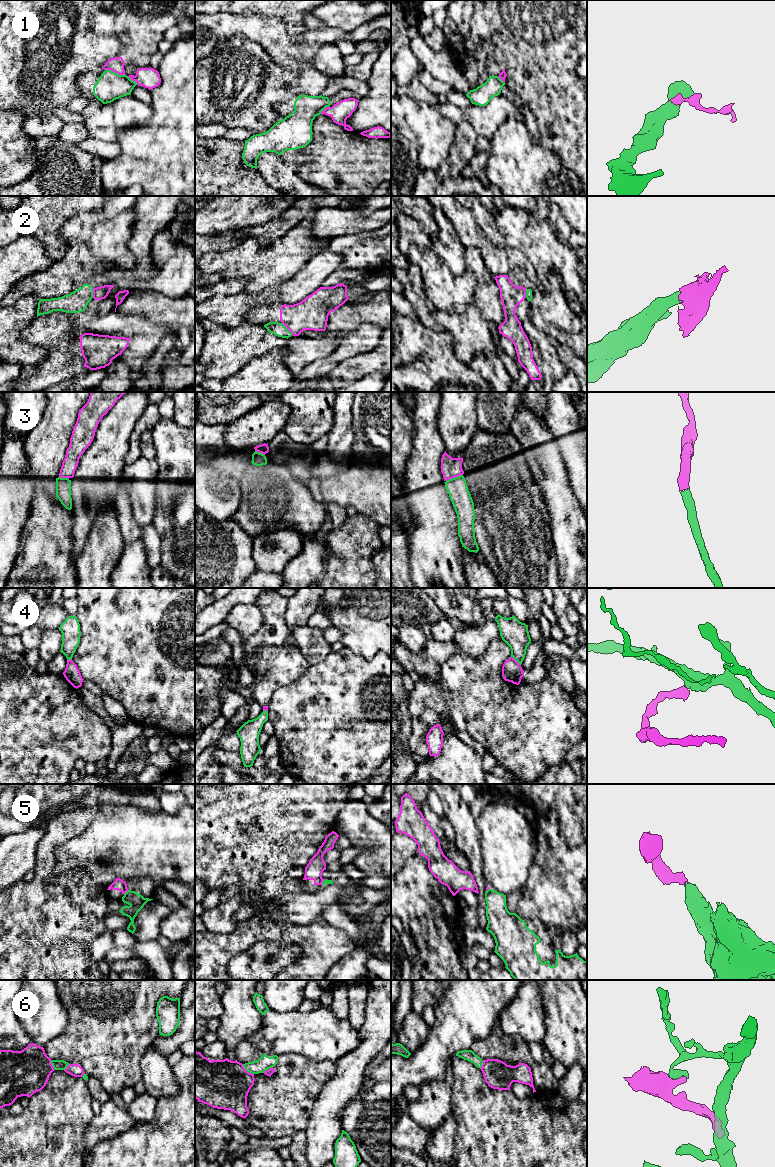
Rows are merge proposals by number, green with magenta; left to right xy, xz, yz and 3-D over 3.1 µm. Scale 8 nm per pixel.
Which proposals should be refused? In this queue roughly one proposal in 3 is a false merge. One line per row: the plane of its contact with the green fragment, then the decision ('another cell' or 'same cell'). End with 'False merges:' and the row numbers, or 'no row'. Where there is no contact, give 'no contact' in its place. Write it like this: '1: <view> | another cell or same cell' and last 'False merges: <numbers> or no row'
1: xy | same cell
2: xz | another cell
3: yz | same cell
4: yz | another cell
5: xy | another cell
6: xz | another cell
False merges: 2, 4, 5, 6

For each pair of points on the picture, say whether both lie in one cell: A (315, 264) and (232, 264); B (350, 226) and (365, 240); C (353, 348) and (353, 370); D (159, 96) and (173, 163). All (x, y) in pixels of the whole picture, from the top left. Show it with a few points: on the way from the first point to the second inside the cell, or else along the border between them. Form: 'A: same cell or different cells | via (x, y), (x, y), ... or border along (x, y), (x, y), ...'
A: different cells | border along (323, 250), (314, 254), (287, 280)
B: different cells | border along (380, 227), (374, 230), (341, 234), (334, 238)
C: different cells | border along (375, 347), (363, 353), (345, 358), (333, 369)
D: same cell | via (173, 113), (173, 146)

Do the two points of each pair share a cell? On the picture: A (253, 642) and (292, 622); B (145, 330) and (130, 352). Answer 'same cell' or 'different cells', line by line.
A: different cells
B: same cell

